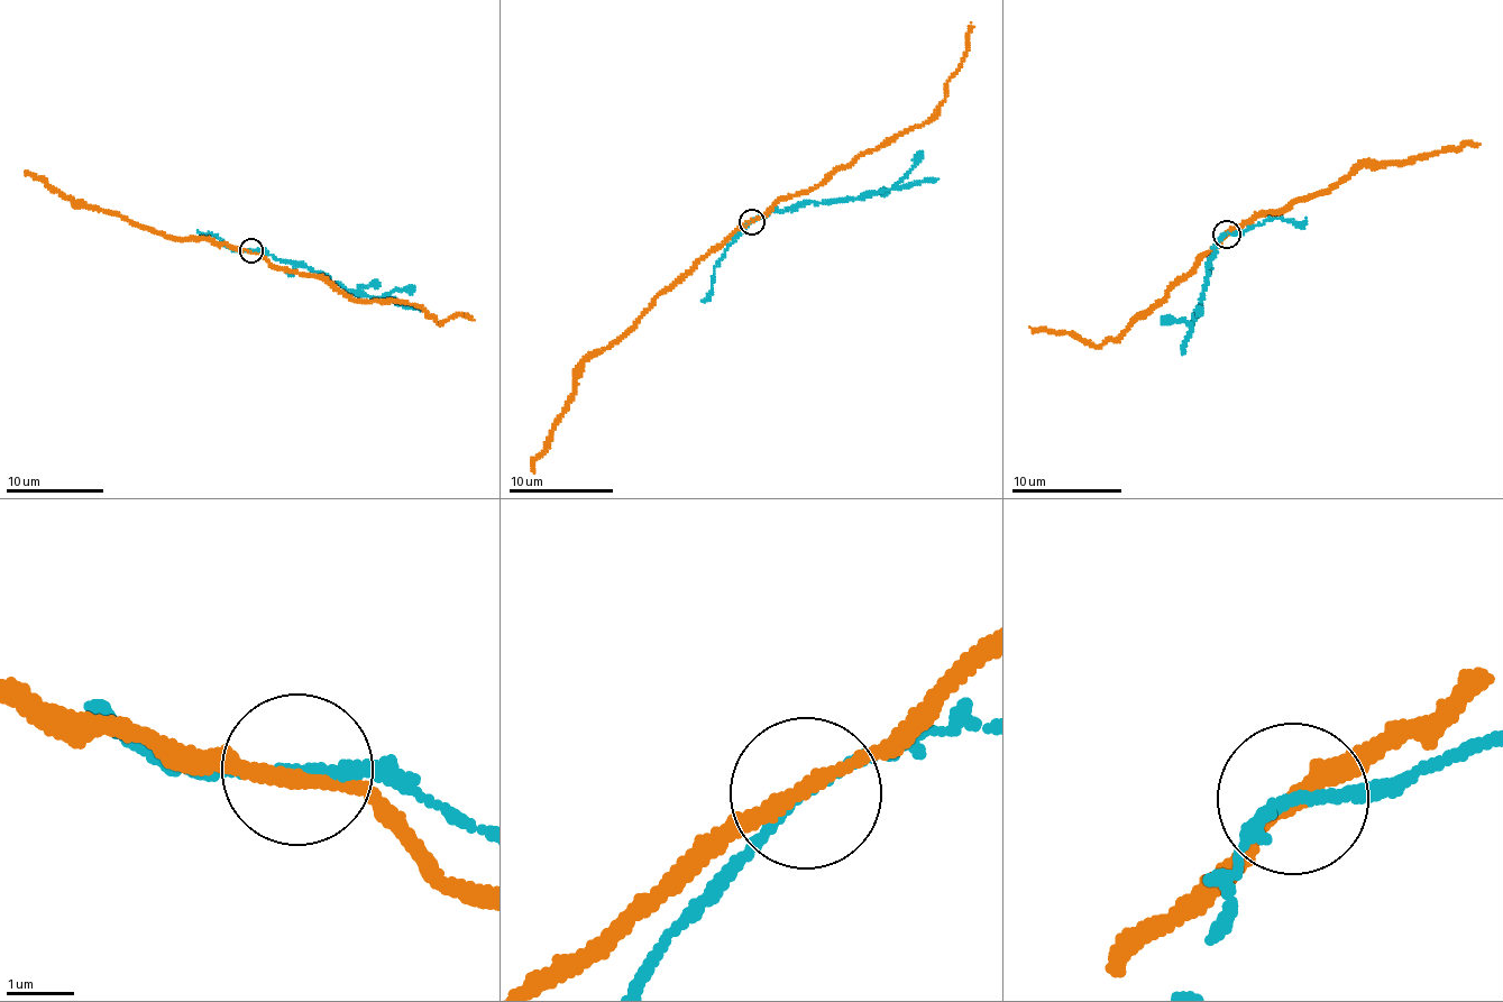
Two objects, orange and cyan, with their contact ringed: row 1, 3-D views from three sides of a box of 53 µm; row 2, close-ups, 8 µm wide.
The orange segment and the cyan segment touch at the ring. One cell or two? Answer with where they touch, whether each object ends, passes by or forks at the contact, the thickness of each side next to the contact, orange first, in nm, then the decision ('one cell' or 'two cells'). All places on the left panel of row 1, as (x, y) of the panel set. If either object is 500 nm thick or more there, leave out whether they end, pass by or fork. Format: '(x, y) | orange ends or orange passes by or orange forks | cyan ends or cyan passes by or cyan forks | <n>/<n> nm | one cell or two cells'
(250, 250) | orange passes by | cyan passes by | 200/140 nm | two cells

